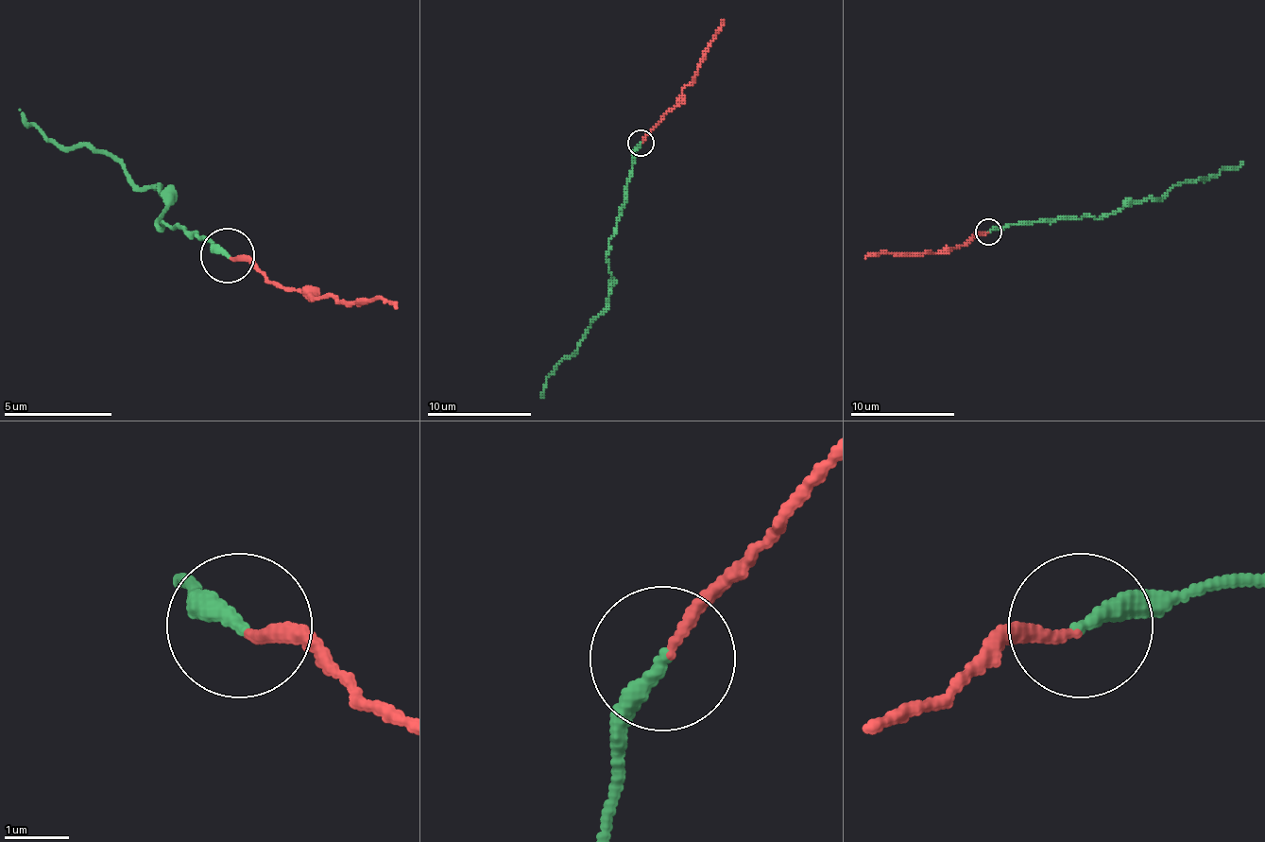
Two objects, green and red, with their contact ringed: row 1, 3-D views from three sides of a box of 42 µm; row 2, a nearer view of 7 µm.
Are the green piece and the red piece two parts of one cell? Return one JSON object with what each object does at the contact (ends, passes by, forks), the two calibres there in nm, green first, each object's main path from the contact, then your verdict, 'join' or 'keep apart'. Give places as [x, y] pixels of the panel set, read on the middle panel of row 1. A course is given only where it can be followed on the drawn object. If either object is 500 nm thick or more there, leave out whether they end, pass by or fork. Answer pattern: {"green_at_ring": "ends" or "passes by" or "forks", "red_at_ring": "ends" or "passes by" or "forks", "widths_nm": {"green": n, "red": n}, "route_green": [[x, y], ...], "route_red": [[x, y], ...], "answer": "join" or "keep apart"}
{"green_at_ring": "ends", "red_at_ring": "ends", "widths_nm": {"green": 280, "red": 160}, "route_green": [[640, 142], [622, 215], [606, 251], [611, 281], [606, 309], [586, 330], [580, 346], [546, 380], [541, 398]], "route_red": [[642, 142], [692, 82], [724, 20]], "answer": "join"}

